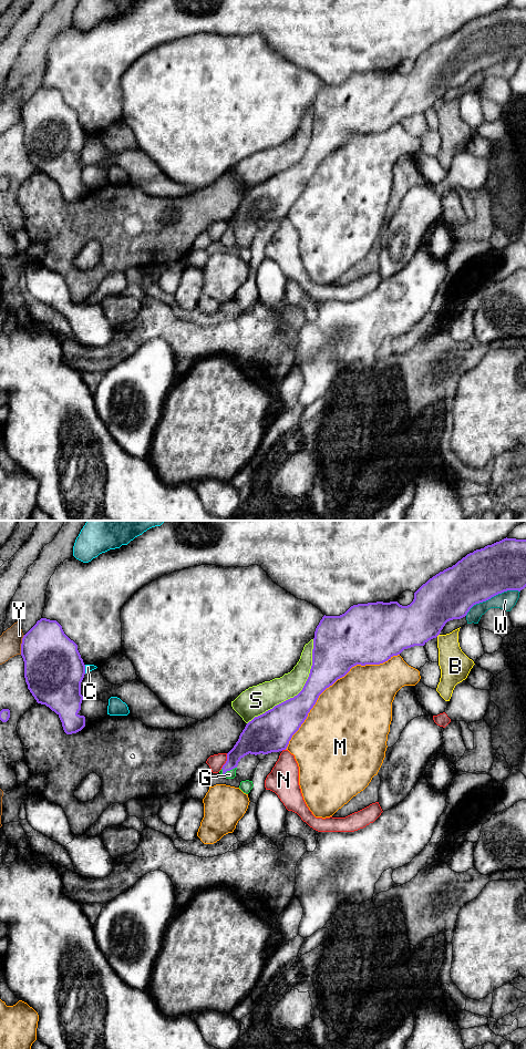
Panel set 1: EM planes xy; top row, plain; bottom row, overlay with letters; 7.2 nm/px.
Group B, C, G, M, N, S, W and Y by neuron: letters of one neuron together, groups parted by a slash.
B / C / G / M / N / S / W / Y

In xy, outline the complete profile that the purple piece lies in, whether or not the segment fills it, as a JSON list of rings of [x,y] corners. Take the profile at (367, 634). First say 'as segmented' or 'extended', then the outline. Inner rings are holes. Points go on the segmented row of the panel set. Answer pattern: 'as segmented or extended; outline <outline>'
extended; outline [[[504,538],[467,554],[452,567],[440,572],[415,593],[413,601],[402,606],[398,601],[377,601],[351,606],[340,616],[323,616],[314,631],[312,666],[302,690],[255,717],[227,753],[227,761],[219,771],[226,779],[234,779],[238,762],[247,754],[268,754],[286,750],[316,705],[319,696],[357,665],[380,665],[404,649],[424,646],[436,638],[445,624],[461,619],[479,603],[507,590],[520,592],[526,587],[526,539]]]

